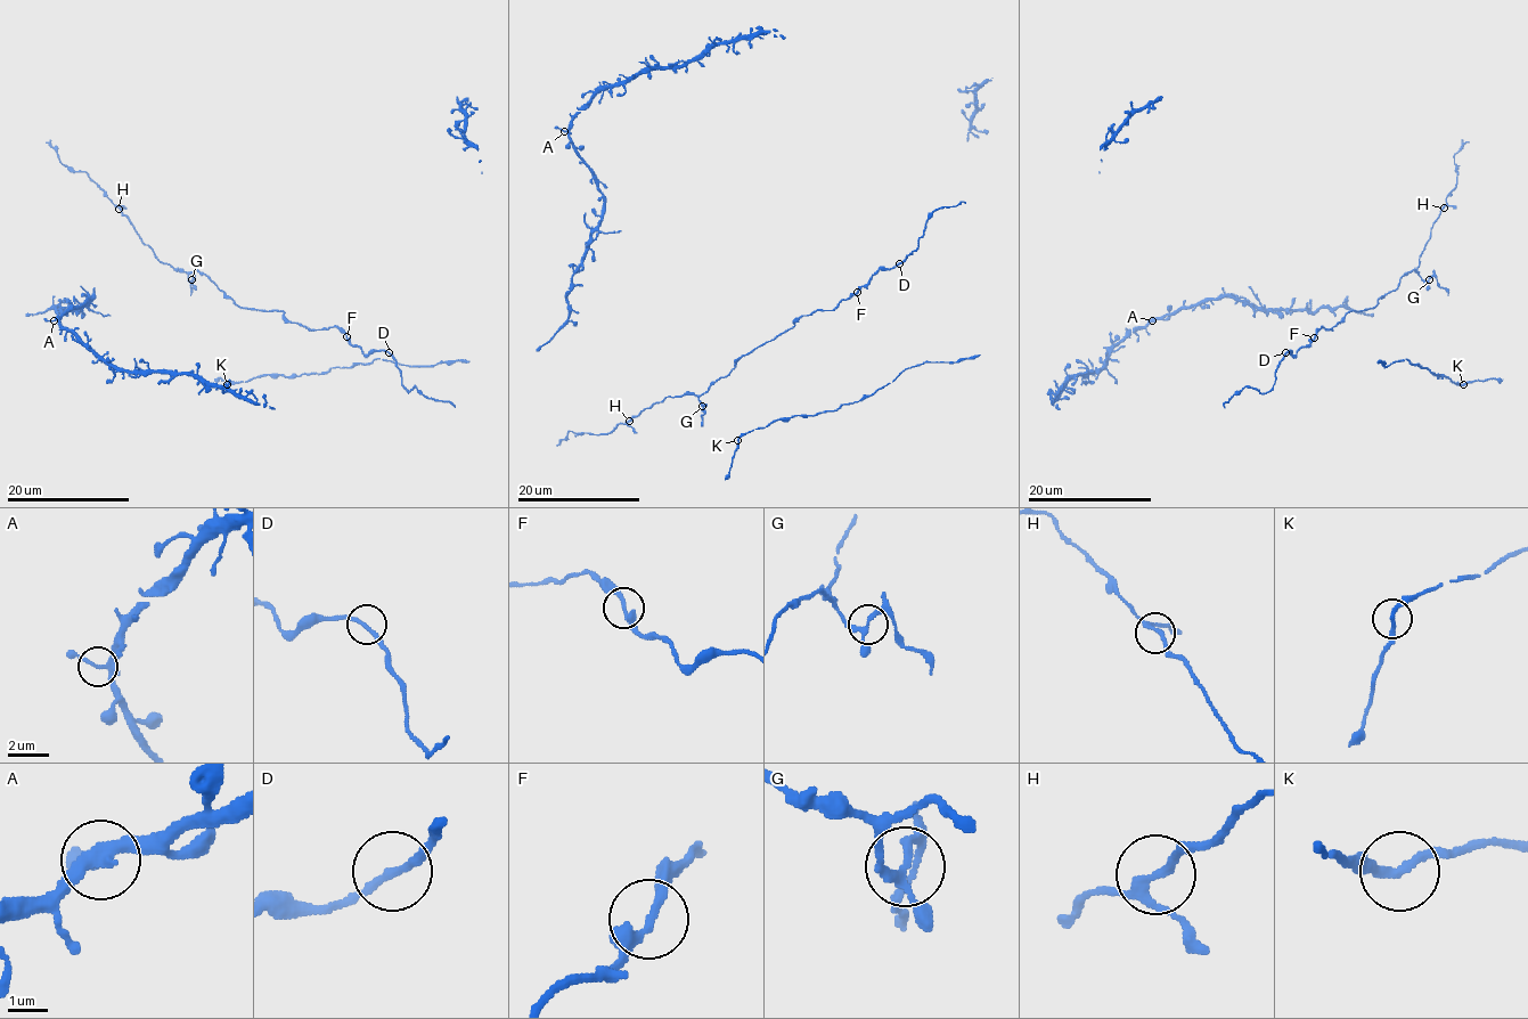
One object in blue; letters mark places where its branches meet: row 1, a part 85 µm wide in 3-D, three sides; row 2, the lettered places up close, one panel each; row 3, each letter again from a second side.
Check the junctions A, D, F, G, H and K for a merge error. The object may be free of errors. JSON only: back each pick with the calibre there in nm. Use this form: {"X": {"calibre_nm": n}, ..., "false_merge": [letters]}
{"G": {"calibre_nm": 180}, "false_merge": ["G"]}

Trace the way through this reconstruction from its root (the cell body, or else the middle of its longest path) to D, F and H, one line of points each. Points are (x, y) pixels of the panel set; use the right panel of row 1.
D: (1418, 272), (1406, 272), (1373, 308), (1349, 311), (1333, 329), (1322, 326), (1308, 345), (1294, 355), (1285, 352)
F: (1418, 272), (1406, 272), (1373, 308), (1349, 311), (1333, 329), (1322, 326), (1314, 337)
H: (1418, 272), (1419, 255), (1444, 208)

